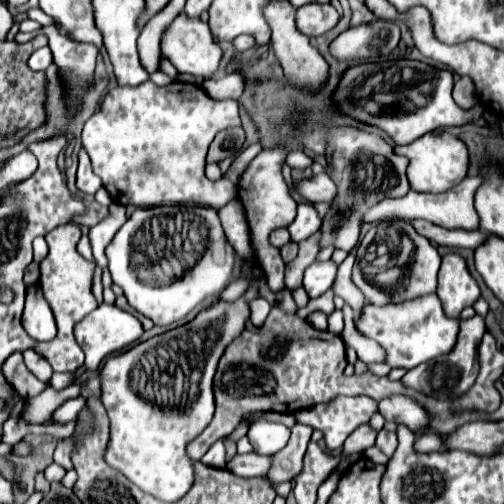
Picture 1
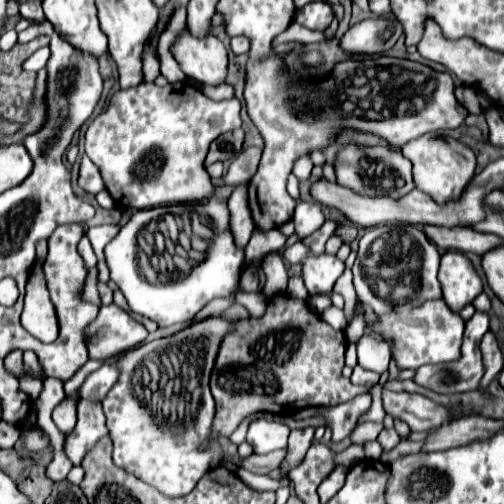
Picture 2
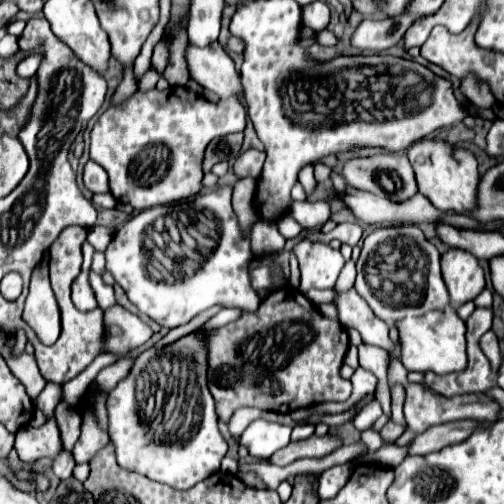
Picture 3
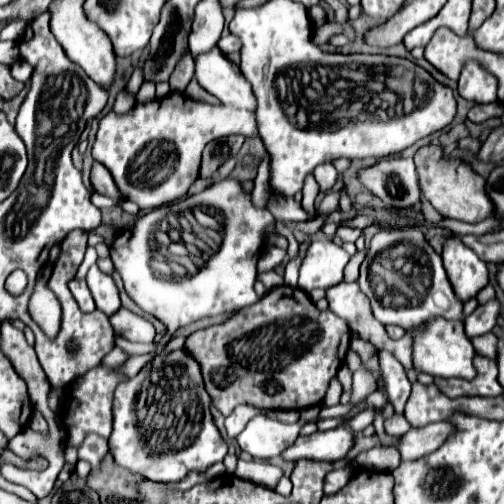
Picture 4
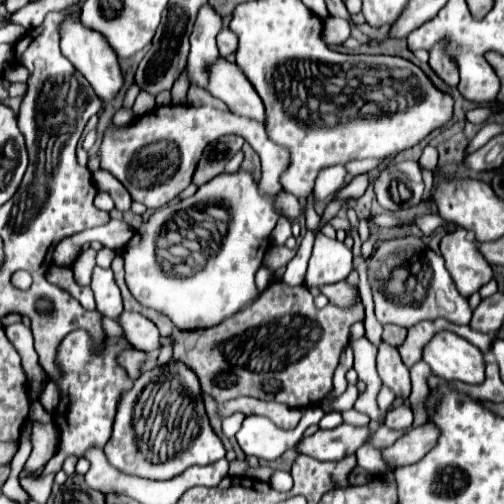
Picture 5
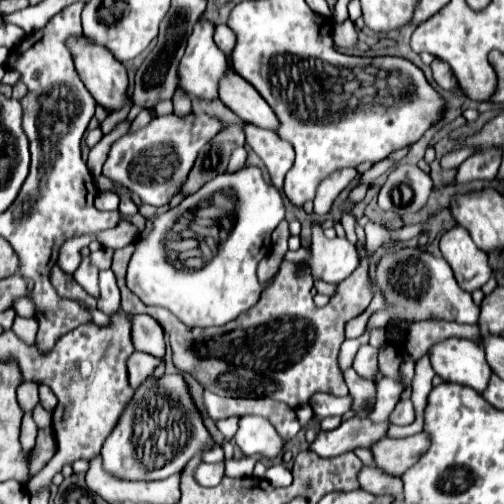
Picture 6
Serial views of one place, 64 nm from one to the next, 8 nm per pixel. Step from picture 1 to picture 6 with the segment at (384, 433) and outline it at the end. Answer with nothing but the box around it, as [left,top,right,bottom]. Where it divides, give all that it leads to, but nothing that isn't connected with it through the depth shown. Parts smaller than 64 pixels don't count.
[390,400,414,426]

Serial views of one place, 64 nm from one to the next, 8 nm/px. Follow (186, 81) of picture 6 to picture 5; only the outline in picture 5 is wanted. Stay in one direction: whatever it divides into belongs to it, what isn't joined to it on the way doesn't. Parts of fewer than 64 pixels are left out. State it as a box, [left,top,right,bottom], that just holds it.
[188,4,222,88]

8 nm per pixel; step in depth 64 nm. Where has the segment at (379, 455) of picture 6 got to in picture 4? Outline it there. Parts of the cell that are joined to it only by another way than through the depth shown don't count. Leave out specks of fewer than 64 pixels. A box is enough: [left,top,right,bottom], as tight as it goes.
[398,422,452,460]

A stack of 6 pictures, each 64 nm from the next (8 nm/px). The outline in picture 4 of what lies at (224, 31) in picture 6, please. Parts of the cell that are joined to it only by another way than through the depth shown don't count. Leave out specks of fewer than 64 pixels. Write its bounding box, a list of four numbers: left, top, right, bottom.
[218,34,242,54]

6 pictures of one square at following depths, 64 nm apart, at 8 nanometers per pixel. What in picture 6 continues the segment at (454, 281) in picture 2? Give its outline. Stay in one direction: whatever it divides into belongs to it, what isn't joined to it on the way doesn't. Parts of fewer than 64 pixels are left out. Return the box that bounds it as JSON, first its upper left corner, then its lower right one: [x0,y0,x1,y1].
[440,226,492,292]

